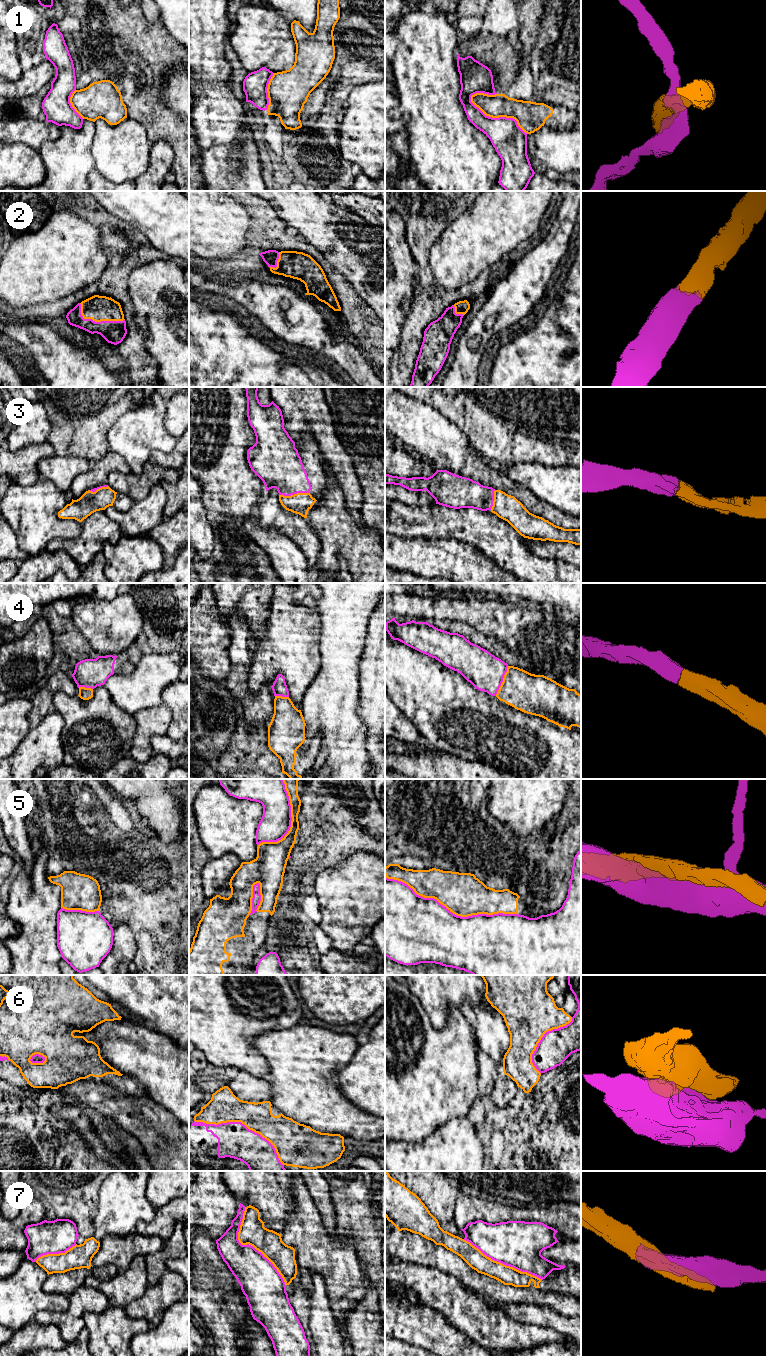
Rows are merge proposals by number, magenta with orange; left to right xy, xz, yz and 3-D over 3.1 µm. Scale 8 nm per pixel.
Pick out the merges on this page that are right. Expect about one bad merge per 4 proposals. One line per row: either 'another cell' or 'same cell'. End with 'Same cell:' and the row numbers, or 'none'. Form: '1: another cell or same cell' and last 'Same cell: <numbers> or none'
1: another cell
2: same cell
3: same cell
4: same cell
5: another cell
6: another cell
7: another cell
Same cell: 2, 3, 4

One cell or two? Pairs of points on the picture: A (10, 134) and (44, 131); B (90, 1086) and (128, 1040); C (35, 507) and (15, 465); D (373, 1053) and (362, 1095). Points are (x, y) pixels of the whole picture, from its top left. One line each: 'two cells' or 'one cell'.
A: one cell
B: two cells
C: two cells
D: one cell

